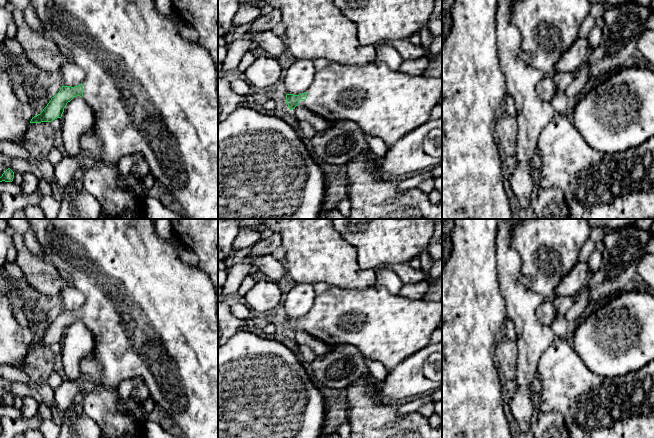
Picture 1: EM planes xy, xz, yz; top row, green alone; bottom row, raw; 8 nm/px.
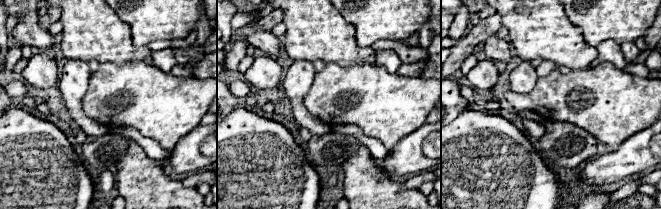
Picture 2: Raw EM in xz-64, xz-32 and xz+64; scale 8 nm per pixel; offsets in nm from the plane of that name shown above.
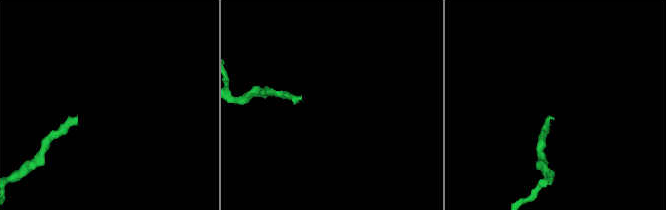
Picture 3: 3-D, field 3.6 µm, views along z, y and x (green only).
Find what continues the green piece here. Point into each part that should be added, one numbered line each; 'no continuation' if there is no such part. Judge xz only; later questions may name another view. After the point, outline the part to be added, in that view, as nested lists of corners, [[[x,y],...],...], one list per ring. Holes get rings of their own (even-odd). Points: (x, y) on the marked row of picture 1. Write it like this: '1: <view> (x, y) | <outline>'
1: xz (388, 104) | [[[377,61],[364,65],[330,63],[325,69],[316,72],[314,81],[306,92],[307,99],[300,100],[298,106],[306,107],[329,122],[355,122],[366,135],[381,138],[389,148],[407,133],[430,120],[433,109],[442,97],[442,77],[412,76],[391,70],[387,64]]]

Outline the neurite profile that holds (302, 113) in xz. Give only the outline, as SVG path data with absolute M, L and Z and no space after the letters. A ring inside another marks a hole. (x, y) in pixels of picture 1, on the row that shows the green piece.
M296 106L291 111L301 123L310 123L317 132L322 132L330 126L329 121L309 111L306 107Z

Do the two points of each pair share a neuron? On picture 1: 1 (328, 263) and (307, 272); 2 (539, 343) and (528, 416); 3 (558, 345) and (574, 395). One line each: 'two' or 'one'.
1: one
2: one
3: one

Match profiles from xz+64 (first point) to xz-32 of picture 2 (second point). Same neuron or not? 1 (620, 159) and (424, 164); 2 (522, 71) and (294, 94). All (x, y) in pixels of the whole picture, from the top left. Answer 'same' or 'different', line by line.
1: same
2: same

